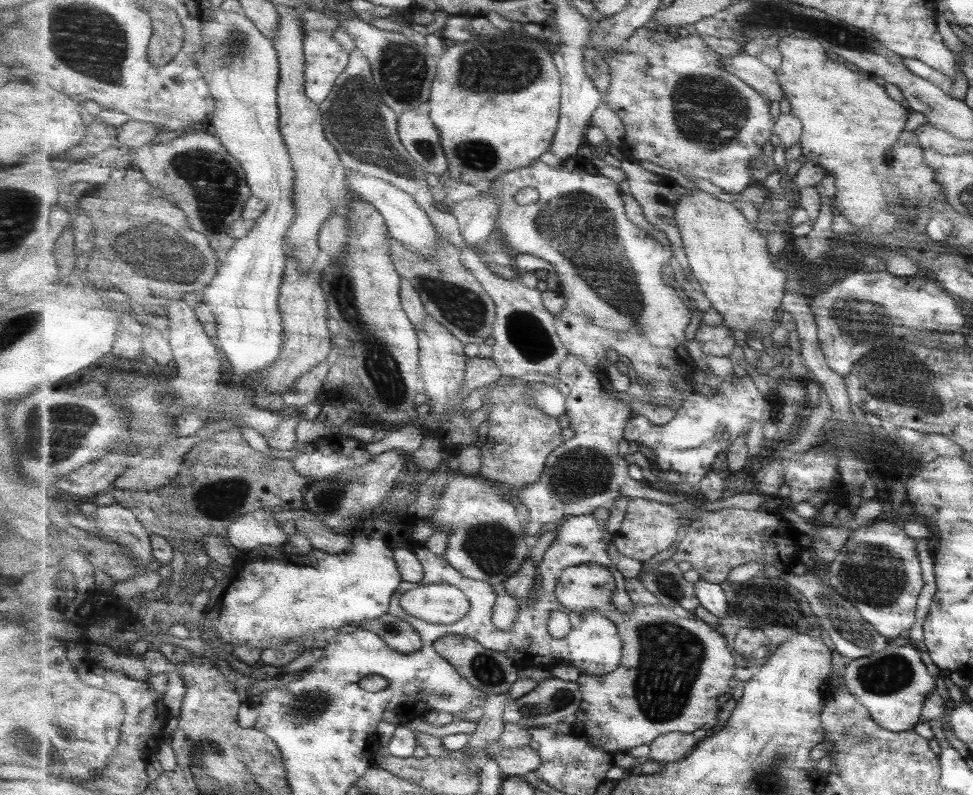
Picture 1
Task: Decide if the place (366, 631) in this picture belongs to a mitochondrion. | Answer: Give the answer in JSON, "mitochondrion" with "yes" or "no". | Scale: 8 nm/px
{"mitochondrion":"no"}

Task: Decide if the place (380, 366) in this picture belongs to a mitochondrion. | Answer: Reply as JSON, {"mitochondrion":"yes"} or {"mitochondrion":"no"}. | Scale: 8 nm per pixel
{"mitochondrion":"yes"}

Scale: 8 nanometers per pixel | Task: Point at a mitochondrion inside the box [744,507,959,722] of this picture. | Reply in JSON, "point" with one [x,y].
{"point":[876,580]}

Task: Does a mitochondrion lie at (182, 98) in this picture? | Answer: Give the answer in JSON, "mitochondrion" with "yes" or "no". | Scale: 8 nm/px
{"mitochondrion":"no"}

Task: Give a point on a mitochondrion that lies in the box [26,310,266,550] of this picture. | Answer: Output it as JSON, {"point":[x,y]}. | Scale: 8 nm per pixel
{"point":[69,432]}

